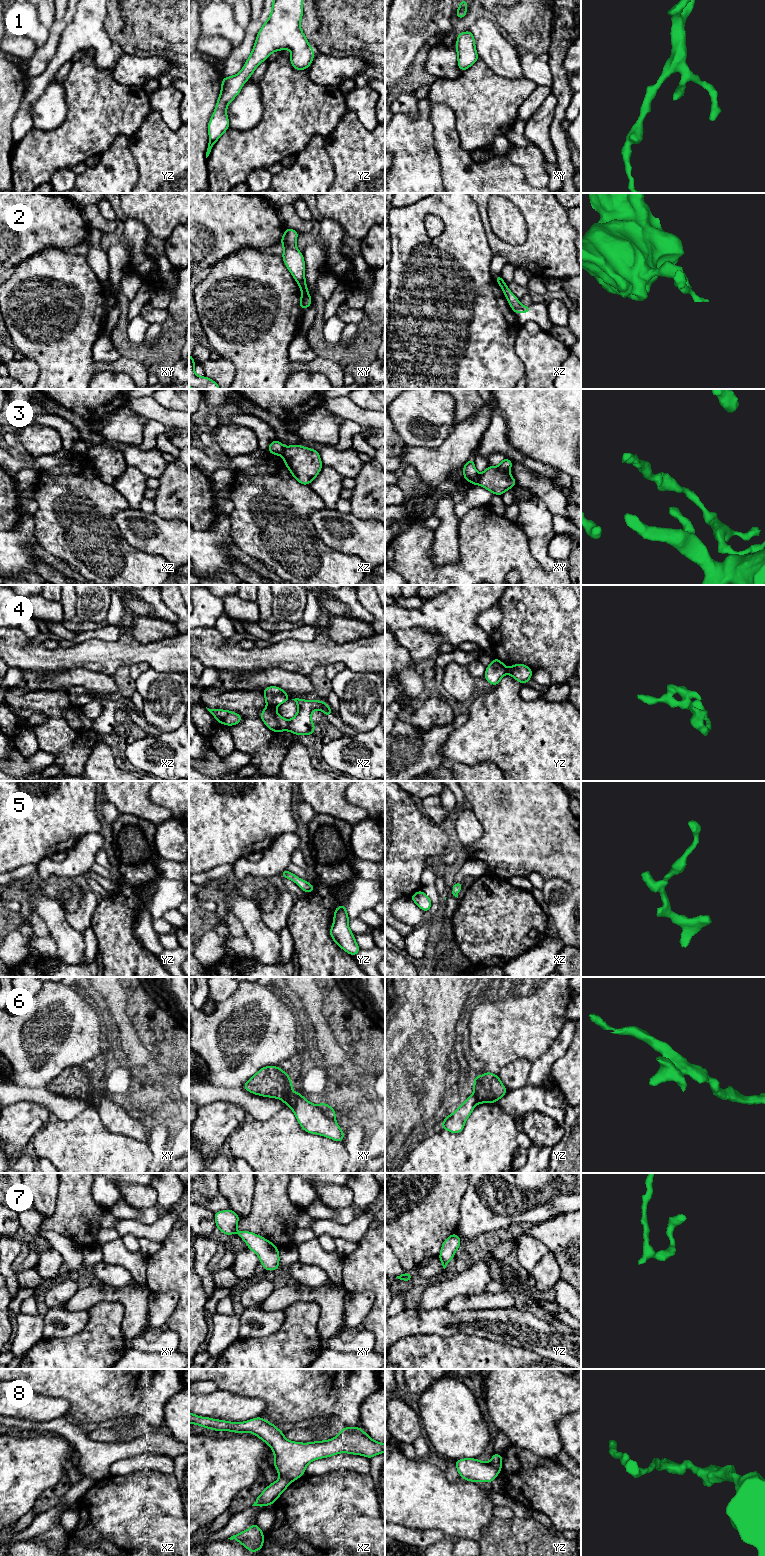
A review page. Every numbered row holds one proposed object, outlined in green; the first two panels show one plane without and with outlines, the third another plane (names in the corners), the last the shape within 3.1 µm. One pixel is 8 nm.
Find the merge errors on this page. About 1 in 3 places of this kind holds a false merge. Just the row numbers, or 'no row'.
2, 3, 4, 6, 8

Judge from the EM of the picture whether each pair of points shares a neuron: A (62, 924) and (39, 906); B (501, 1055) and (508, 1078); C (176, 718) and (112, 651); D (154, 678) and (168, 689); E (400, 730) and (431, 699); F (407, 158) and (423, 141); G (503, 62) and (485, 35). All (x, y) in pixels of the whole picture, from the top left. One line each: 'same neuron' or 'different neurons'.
A: same neuron
B: different neurons
C: different neurons
D: same neuron
E: different neurons
F: same neuron
G: same neuron

